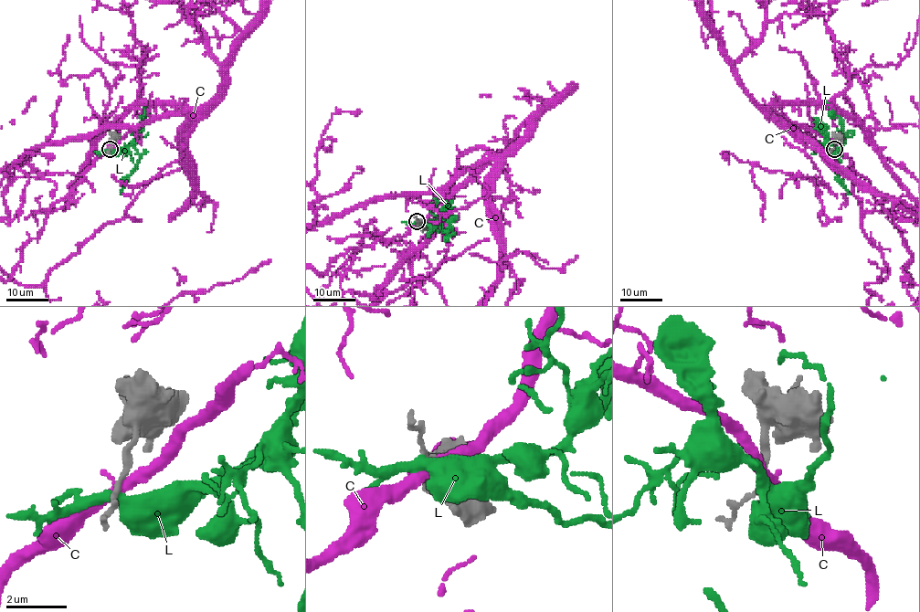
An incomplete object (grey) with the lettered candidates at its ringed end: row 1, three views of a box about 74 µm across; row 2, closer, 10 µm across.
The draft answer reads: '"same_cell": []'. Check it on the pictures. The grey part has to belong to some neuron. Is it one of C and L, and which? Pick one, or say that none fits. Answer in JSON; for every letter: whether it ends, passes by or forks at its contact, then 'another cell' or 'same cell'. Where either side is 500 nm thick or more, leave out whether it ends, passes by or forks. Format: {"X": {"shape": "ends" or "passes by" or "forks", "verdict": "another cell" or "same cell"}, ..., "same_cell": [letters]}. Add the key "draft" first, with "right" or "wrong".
{"draft": "wrong", "C": {"shape": "passes by", "verdict": "another cell"}, "L": {"shape": "passes by", "verdict": "same cell"}, "same_cell": ["L"]}

